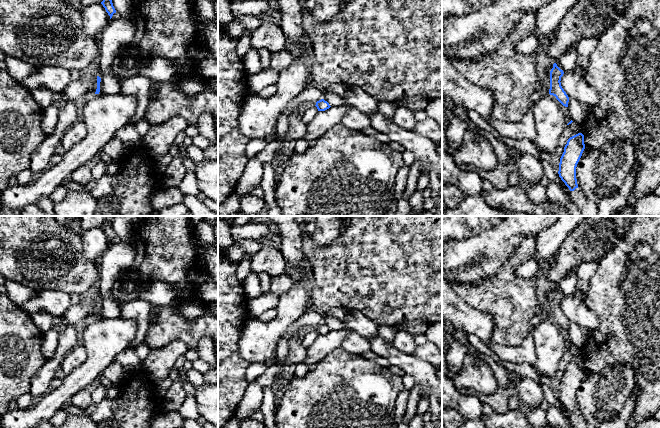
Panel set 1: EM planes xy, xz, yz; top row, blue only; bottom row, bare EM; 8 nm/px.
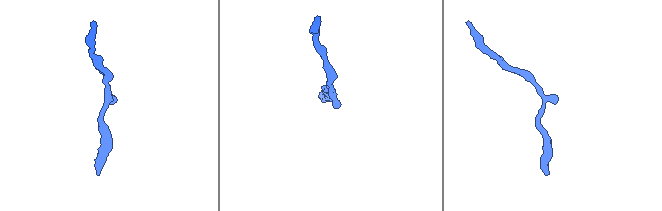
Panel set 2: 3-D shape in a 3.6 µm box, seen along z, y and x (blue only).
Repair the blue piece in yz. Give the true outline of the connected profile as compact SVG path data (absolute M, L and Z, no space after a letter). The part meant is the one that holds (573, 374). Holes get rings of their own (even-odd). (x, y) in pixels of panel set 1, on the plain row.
M582 357L570 361L560 382L558 398L569 412L569 421L573 428L597 428L588 424L577 408L576 391L584 373L584 359Z

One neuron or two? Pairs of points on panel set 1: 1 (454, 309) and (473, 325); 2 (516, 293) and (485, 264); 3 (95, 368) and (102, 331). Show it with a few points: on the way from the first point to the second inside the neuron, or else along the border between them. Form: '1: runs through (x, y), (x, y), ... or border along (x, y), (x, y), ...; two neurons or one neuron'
1: runs through (459, 314), (468, 320); one neuron
2: border along (511, 256), (493, 275), (473, 282); two neurons
3: runs through (97, 359), (101, 351), (102, 340); one neuron

